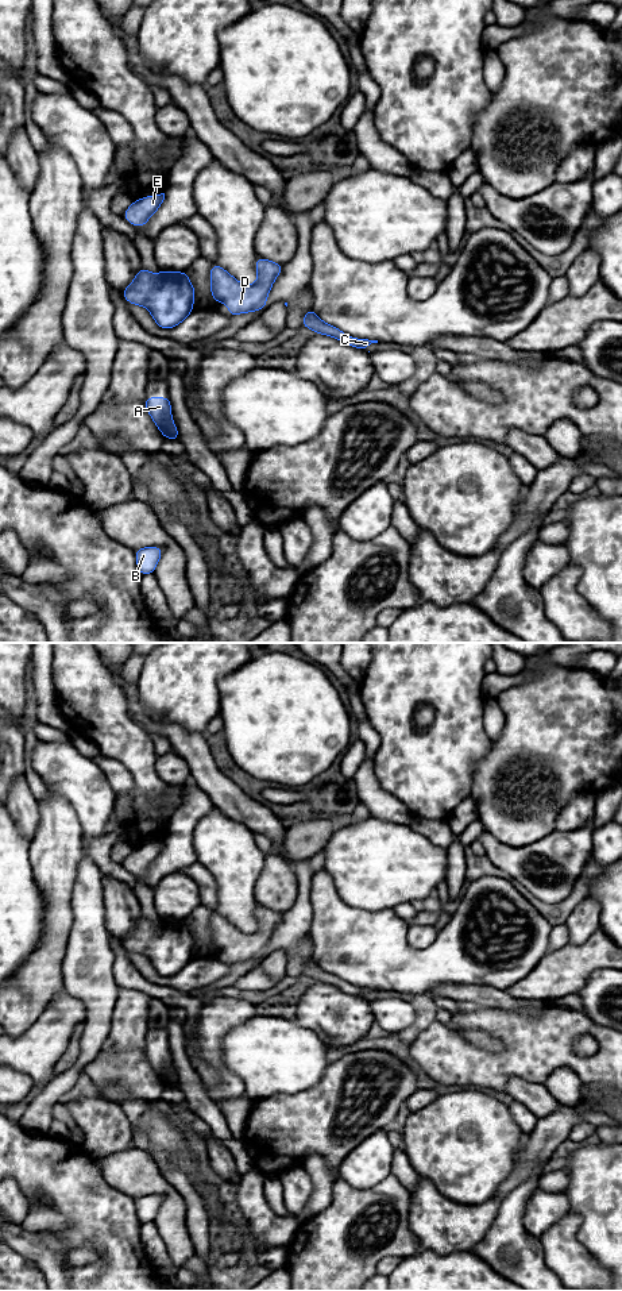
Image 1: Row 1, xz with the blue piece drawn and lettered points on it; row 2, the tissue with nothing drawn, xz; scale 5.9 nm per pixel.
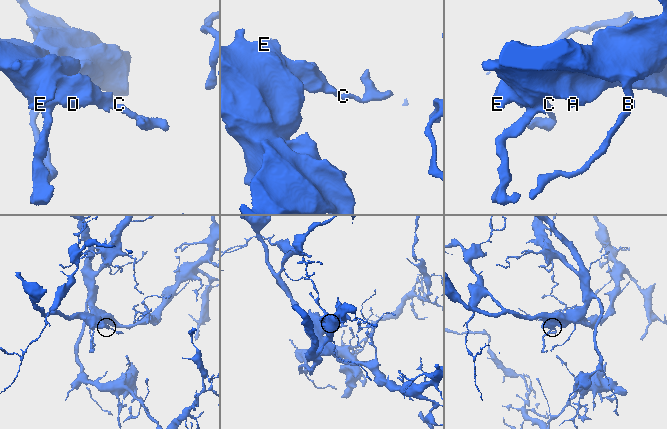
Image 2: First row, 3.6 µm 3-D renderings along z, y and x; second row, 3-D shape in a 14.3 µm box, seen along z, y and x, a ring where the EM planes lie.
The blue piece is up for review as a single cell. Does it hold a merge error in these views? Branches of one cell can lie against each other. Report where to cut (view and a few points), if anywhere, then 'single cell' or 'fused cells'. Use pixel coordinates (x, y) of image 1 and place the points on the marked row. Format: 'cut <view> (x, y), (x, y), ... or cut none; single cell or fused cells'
cut none; single cell

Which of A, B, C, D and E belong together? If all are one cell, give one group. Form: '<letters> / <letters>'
A B C D E

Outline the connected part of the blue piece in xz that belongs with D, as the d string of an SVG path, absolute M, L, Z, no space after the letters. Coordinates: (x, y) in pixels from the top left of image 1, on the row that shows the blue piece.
M258 257L255 261L258 281L252 285L240 284L224 267L213 263L210 267L210 293L216 302L224 302L228 307L228 315L250 313L263 311L266 300L283 266Z

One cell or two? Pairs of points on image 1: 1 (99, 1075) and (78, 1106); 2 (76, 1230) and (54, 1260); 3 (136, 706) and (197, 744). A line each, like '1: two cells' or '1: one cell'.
1: two cells
2: two cells
3: one cell

